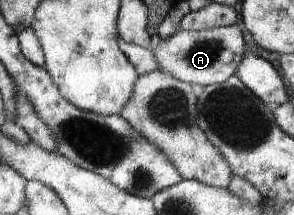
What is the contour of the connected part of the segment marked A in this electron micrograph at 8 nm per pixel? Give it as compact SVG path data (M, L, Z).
M233 24L196 32L179 29L169 36L169 39L159 41L152 54L160 71L189 85L201 85L202 89L206 85L218 84L233 76L243 59L244 51L242 35Z

